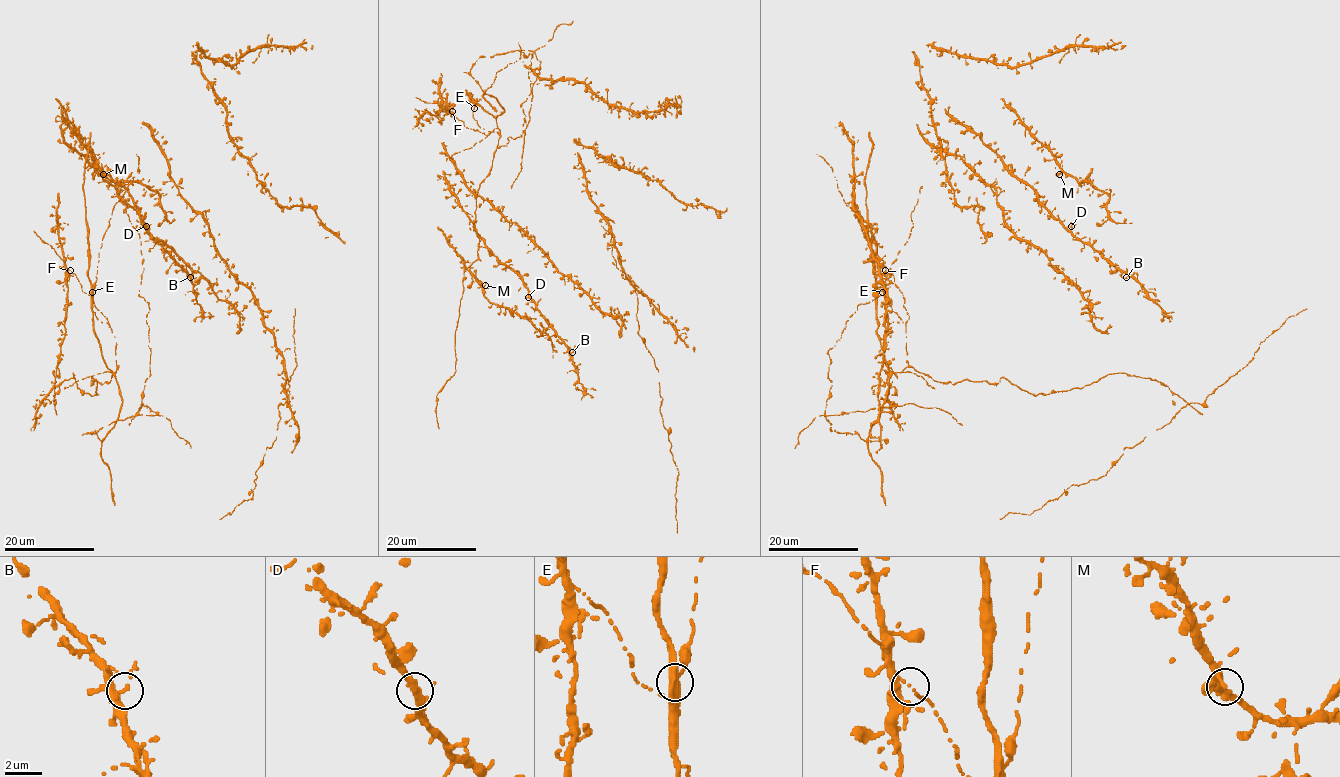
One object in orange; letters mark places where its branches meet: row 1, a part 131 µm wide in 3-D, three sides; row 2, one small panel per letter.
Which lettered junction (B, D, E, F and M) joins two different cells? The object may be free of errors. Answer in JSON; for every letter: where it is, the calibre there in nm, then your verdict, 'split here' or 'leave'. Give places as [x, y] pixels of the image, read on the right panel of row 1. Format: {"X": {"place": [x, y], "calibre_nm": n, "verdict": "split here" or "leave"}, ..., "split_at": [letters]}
{"B": {"place": [1126, 277], "calibre_nm": 150, "verdict": "leave"}, "D": {"place": [1071, 226], "calibre_nm": 150, "verdict": "leave"}, "E": {"place": [882, 292], "calibre_nm": 140, "verdict": "leave"}, "F": {"place": [885, 270], "calibre_nm": 130, "verdict": "leave"}, "M": {"place": [1059, 174], "calibre_nm": 140, "verdict": "leave"}, "split_at": []}

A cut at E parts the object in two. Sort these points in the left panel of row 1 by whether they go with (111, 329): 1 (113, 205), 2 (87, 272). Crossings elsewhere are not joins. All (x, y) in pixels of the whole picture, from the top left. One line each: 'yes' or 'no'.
1: no
2: yes

